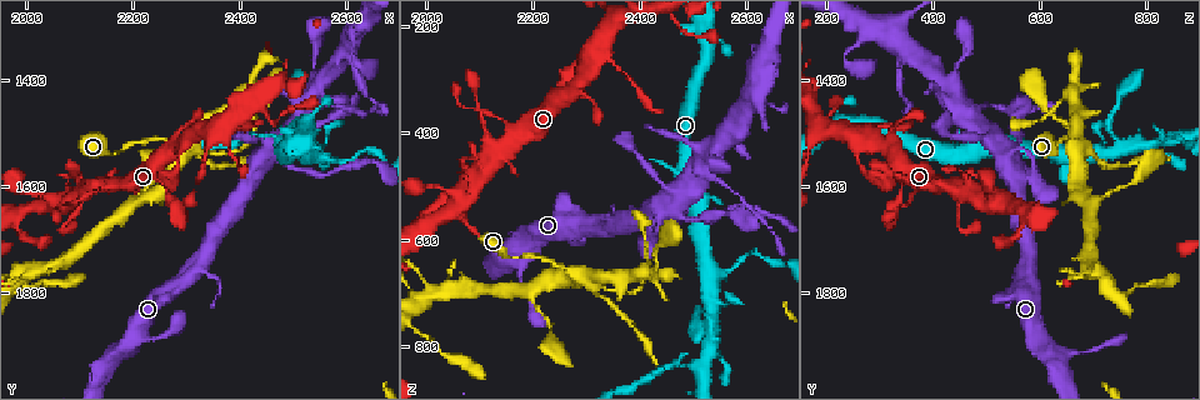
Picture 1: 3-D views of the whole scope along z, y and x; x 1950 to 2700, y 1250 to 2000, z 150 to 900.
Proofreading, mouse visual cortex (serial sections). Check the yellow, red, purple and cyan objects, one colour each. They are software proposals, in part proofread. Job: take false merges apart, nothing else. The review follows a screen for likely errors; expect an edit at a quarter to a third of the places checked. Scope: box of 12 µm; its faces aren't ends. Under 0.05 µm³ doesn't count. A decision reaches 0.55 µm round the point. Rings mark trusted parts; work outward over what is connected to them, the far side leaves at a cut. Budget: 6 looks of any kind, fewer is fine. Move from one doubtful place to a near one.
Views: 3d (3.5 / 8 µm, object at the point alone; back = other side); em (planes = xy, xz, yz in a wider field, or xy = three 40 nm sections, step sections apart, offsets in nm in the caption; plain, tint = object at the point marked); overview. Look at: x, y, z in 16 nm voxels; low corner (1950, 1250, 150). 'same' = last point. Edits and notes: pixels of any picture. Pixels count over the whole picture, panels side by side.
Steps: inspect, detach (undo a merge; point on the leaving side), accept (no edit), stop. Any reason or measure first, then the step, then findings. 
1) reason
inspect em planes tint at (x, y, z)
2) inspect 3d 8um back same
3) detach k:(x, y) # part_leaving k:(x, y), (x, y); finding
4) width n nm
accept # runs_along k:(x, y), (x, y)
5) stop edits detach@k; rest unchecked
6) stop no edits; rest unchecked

calibre changes
inspect 3d 3.5um at (2325, 1530, 685)

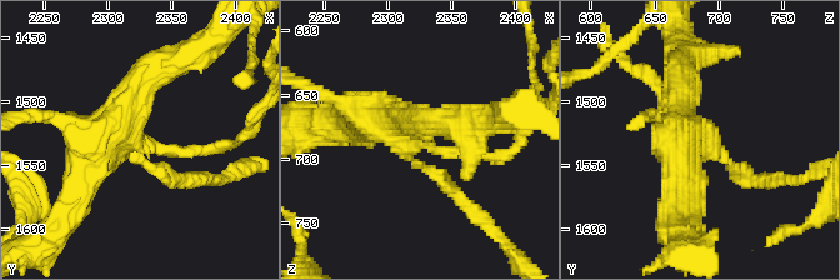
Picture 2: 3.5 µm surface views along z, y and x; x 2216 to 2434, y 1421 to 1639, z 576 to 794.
arms 3; arm_widths 150, 150, 450 nm; now the EM
inspect em planes tint at (2332, 1532, 688)

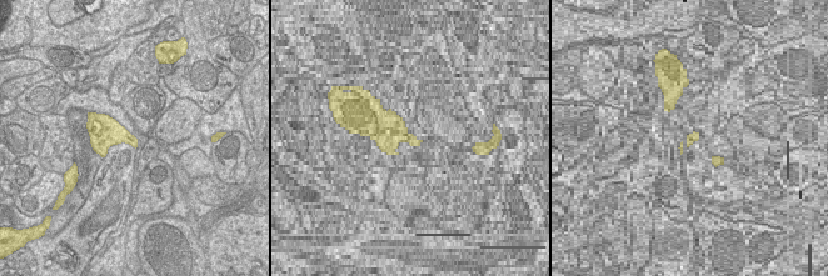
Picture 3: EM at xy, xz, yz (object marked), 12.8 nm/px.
detach 2:(459, 196) # a second cell is stuck on

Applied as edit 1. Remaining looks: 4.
a fork
inspect 3d 3.5um back at (2550, 1545, 660)

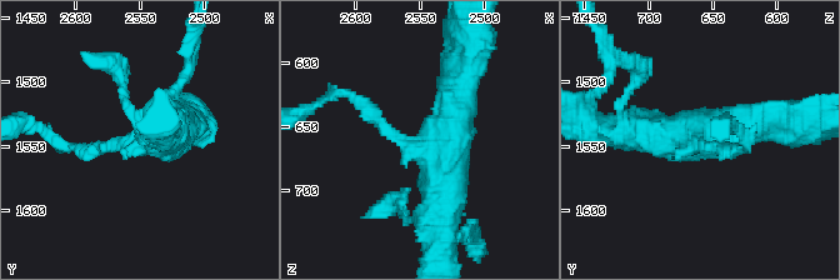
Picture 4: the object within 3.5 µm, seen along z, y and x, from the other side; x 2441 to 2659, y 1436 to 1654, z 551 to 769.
arms 3; arm_widths 150, 400, 450 nm; need the tissue
inspect em xy step 5 tint at (2548, 1544, 666)

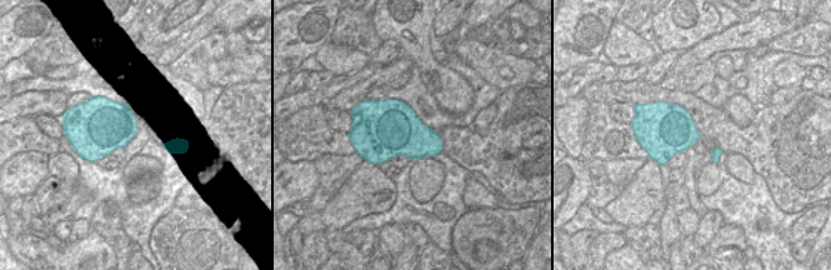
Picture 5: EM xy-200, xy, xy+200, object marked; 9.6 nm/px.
inspect em xy step 1 tint same

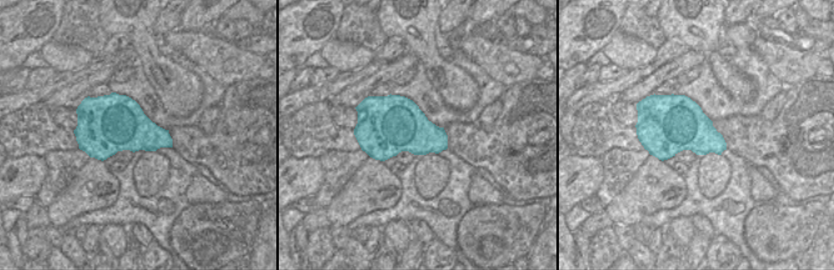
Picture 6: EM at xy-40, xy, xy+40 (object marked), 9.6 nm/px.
accept # runs_along 4:(471, 68), (444, 144), (440, 230); one cell here

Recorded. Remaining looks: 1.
stop edits detach@2; rest unchecked

